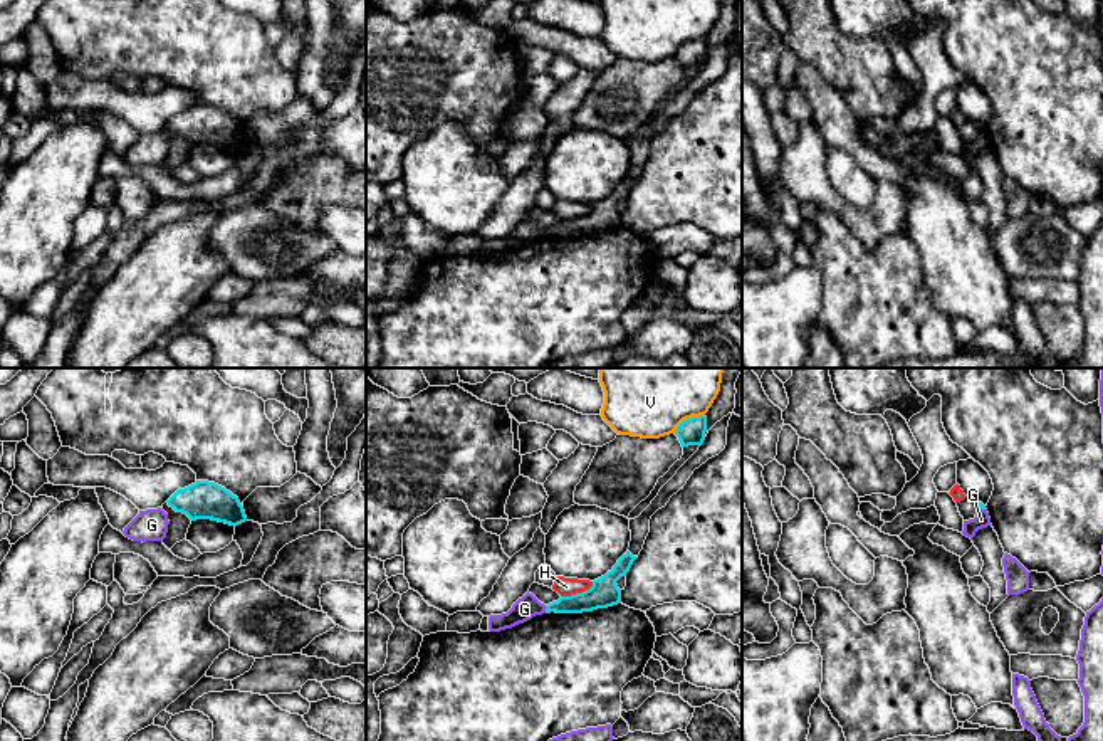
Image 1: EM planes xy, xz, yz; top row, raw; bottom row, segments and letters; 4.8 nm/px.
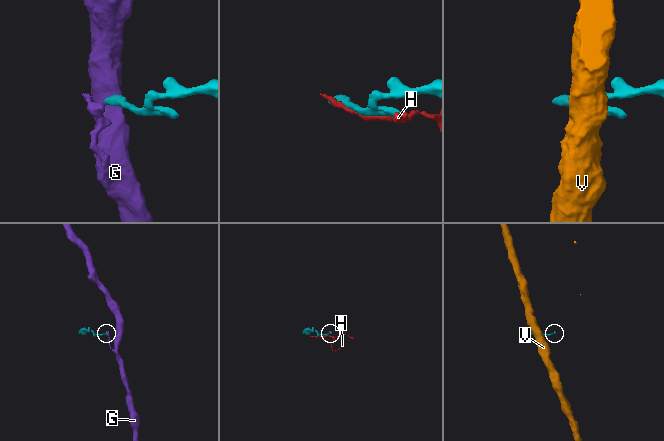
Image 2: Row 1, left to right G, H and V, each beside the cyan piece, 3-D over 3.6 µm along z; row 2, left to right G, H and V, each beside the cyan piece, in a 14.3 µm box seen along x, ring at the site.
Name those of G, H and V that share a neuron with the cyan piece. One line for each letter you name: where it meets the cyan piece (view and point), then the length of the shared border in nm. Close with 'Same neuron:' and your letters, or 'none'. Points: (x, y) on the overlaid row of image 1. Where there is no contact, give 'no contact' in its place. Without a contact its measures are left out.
Same neuron: none

